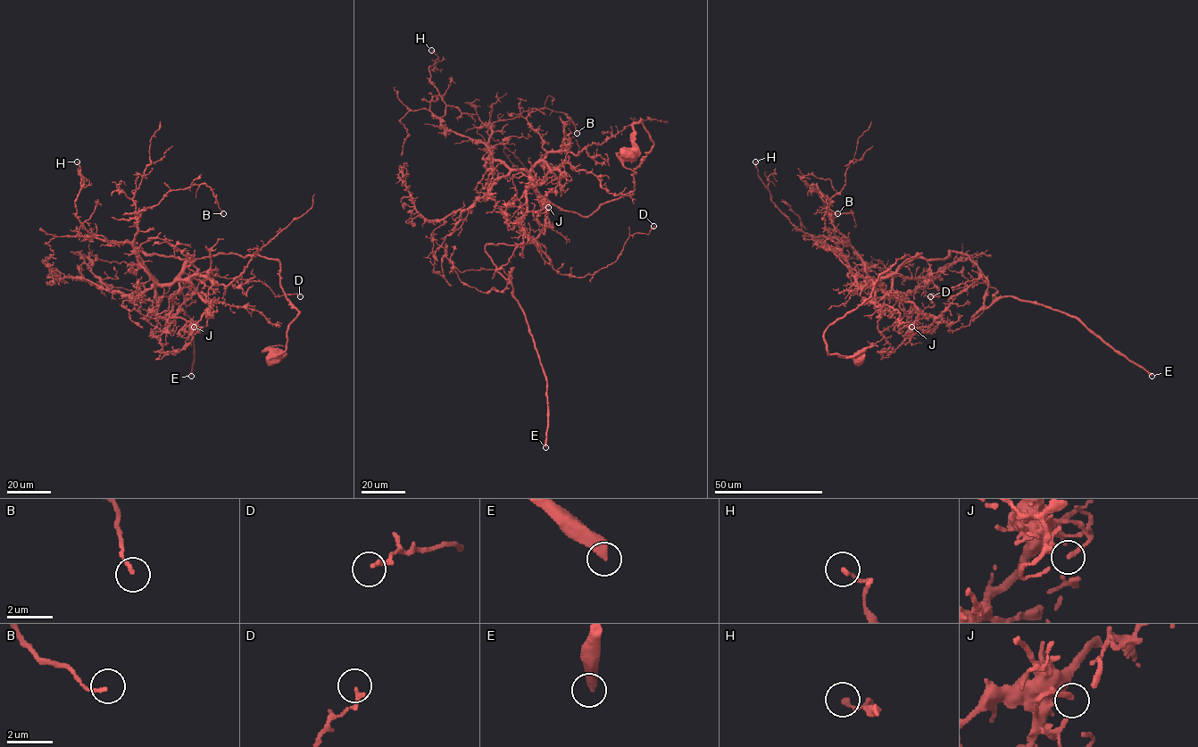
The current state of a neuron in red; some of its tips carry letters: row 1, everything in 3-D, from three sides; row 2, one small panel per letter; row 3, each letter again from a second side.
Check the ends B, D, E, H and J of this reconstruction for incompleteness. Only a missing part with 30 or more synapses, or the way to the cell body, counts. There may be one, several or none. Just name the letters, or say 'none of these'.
E

